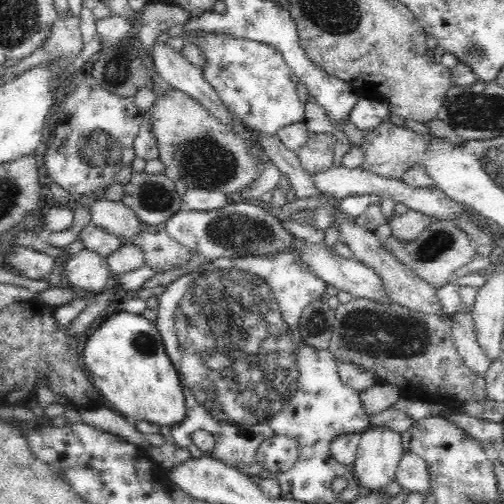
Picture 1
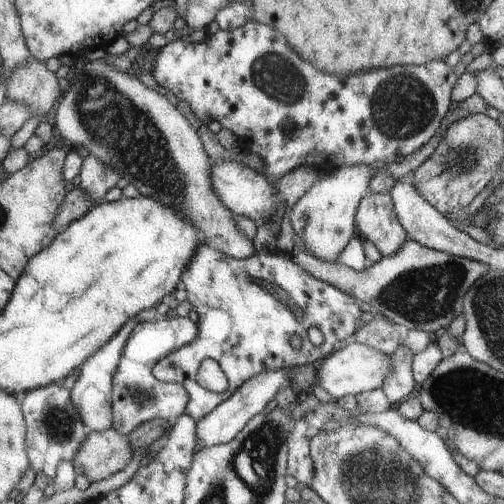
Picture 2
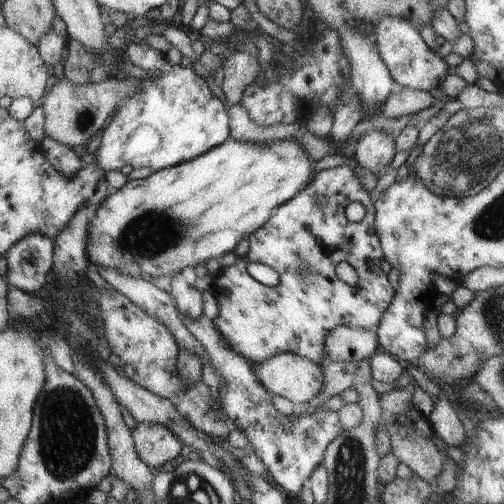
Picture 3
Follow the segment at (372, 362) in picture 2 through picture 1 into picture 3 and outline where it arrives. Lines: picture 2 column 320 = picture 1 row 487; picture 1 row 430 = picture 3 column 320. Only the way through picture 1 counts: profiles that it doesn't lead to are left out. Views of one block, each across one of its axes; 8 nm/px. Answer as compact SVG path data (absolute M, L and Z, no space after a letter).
M279 354L255 366L259 382L275 396L287 398L295 408L317 398L325 388L325 368L309 358Z

